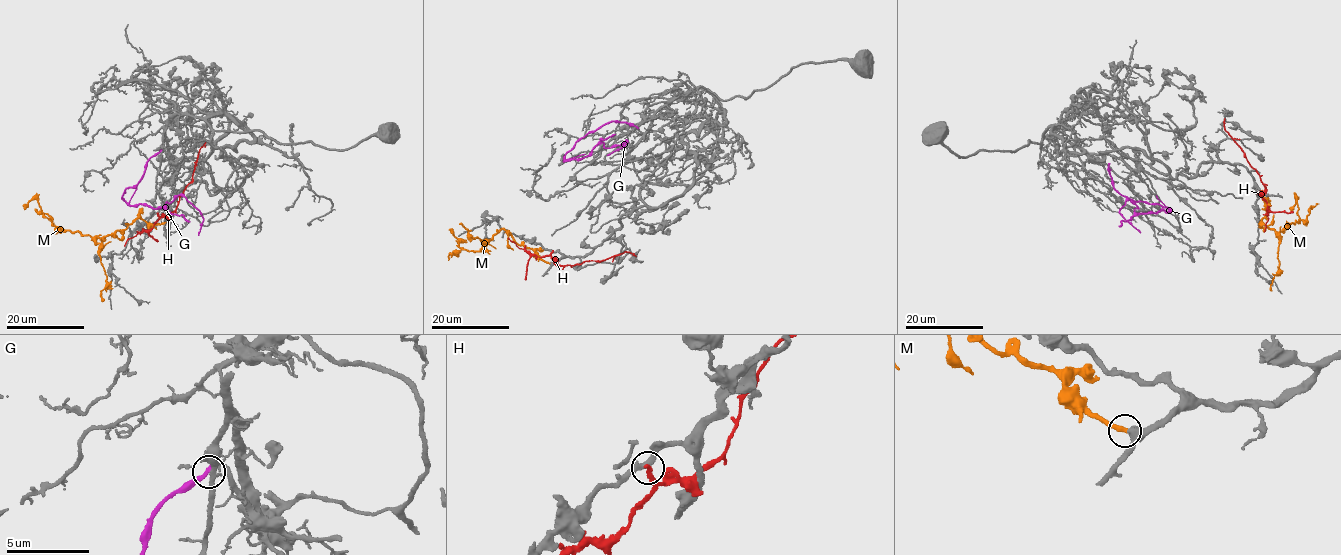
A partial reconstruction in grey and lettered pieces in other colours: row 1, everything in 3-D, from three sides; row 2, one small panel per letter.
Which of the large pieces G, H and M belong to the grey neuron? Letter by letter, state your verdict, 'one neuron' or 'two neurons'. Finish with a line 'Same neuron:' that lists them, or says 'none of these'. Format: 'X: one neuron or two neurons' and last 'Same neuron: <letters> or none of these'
G: two neurons
H: two neurons
M: one neuron
Same neuron: M

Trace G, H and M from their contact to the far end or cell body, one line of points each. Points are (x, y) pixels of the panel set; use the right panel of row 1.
G: (1108, 165), (1117, 191), (1170, 208), (1135, 212), (1138, 207), (1128, 199), (1120, 214), (1140, 232)
H: (1256, 193), (1261, 194), (1264, 188), (1259, 174), (1225, 130), (1224, 118)
M: (1267, 198), (1260, 227), (1278, 232), (1295, 221), (1300, 222), (1297, 198), (1290, 212)

